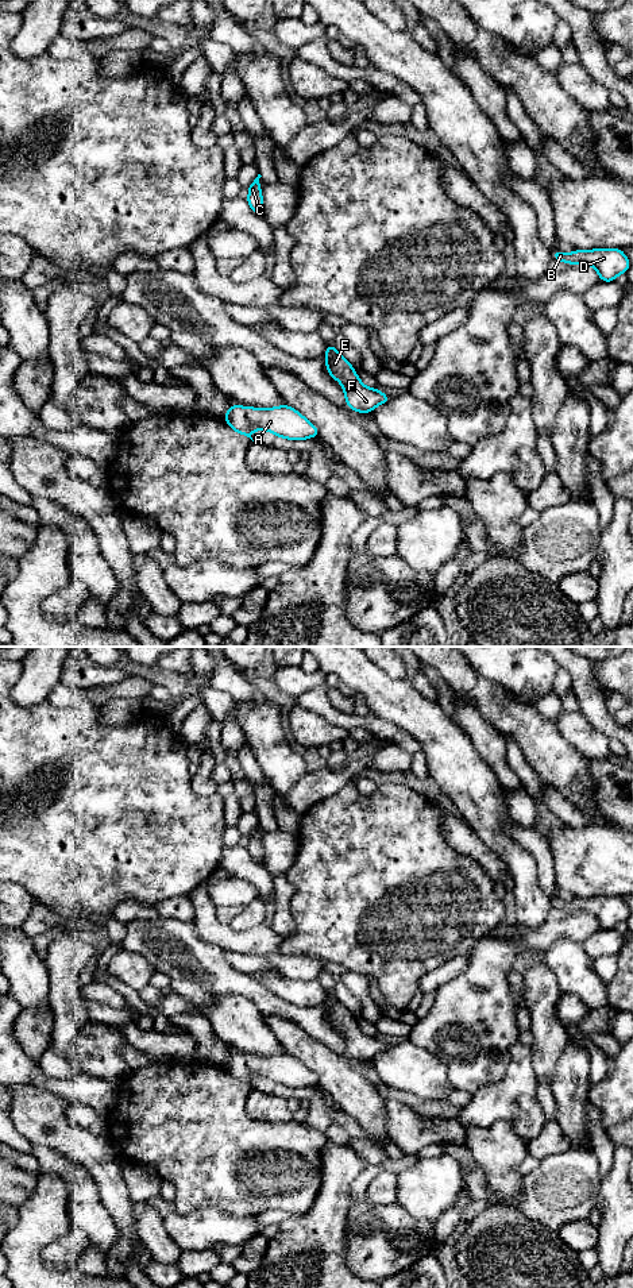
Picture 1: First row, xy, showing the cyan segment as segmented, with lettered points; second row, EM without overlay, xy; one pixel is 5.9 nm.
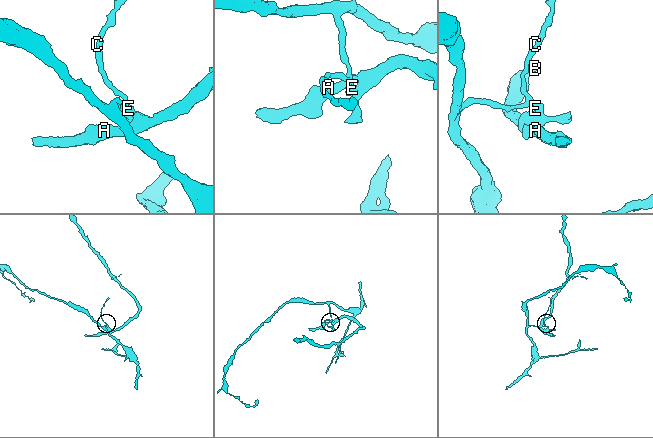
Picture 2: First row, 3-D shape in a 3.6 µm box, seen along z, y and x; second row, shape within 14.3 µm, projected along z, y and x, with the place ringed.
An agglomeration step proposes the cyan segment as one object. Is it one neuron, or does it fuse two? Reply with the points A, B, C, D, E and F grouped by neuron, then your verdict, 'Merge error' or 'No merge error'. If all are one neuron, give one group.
Groups: A B D E F / C. Merge error

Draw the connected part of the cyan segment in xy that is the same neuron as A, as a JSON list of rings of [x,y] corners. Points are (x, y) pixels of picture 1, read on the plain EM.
[[[286,1052],[266,1057],[232,1053],[225,1060],[224,1068],[235,1080],[251,1088],[251,1081],[256,1077],[265,1077],[277,1085],[289,1088],[305,1088],[319,1084],[317,1075]]]

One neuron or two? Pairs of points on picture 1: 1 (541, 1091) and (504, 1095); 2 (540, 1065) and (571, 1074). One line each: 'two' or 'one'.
1: two
2: two

